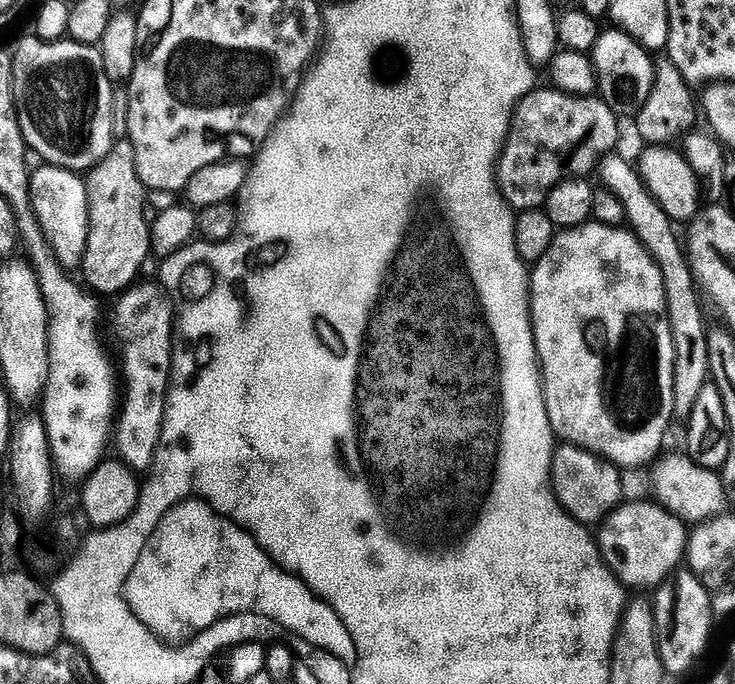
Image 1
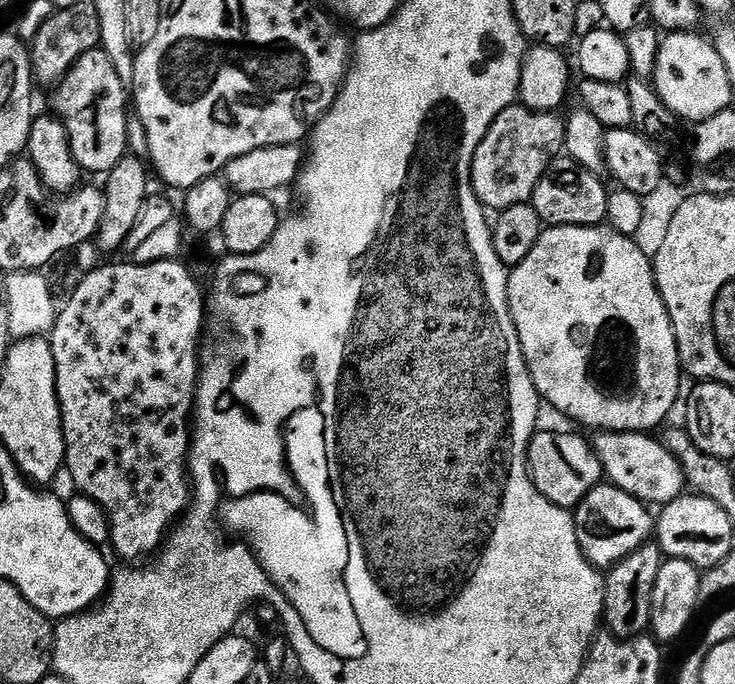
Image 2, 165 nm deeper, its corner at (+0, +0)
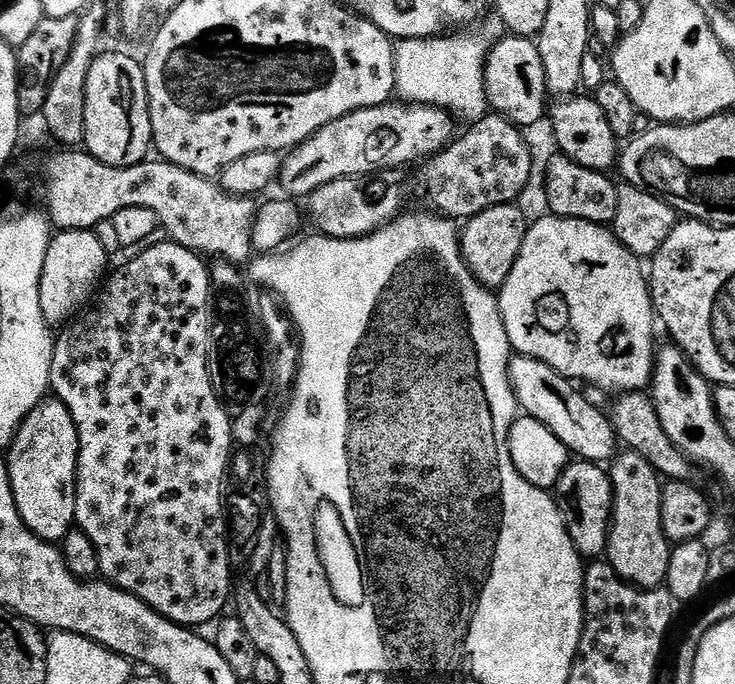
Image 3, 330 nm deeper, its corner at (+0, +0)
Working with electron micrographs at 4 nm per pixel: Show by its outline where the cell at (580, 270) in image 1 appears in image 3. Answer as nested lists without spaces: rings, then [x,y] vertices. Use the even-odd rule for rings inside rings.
[[[544,214],[541,220],[533,219],[528,226],[528,233],[522,242],[522,250],[514,262],[514,270],[506,278],[504,285],[498,290],[500,302],[500,317],[504,323],[504,335],[507,343],[512,343],[512,352],[521,356],[529,356],[538,362],[546,362],[559,376],[565,376],[568,380],[579,382],[581,385],[593,384],[604,392],[621,394],[625,392],[638,392],[647,389],[651,385],[654,375],[654,365],[658,344],[652,341],[652,320],[654,324],[654,309],[652,307],[652,293],[650,280],[646,275],[646,268],[642,265],[641,257],[635,256],[626,245],[617,238],[611,227],[602,224],[591,224],[585,220],[574,218],[562,218]]]

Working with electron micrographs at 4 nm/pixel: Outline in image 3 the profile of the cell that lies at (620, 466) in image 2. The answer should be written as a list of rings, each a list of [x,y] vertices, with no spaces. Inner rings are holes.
[[[519,354],[511,358],[513,360],[508,364],[508,380],[512,383],[512,392],[517,402],[524,407],[521,409],[527,415],[546,425],[568,447],[569,453],[581,461],[603,465],[617,455],[618,439],[611,419],[605,413],[603,416],[579,392],[581,389],[573,381],[559,376],[553,368],[546,366],[546,362],[538,362]]]

